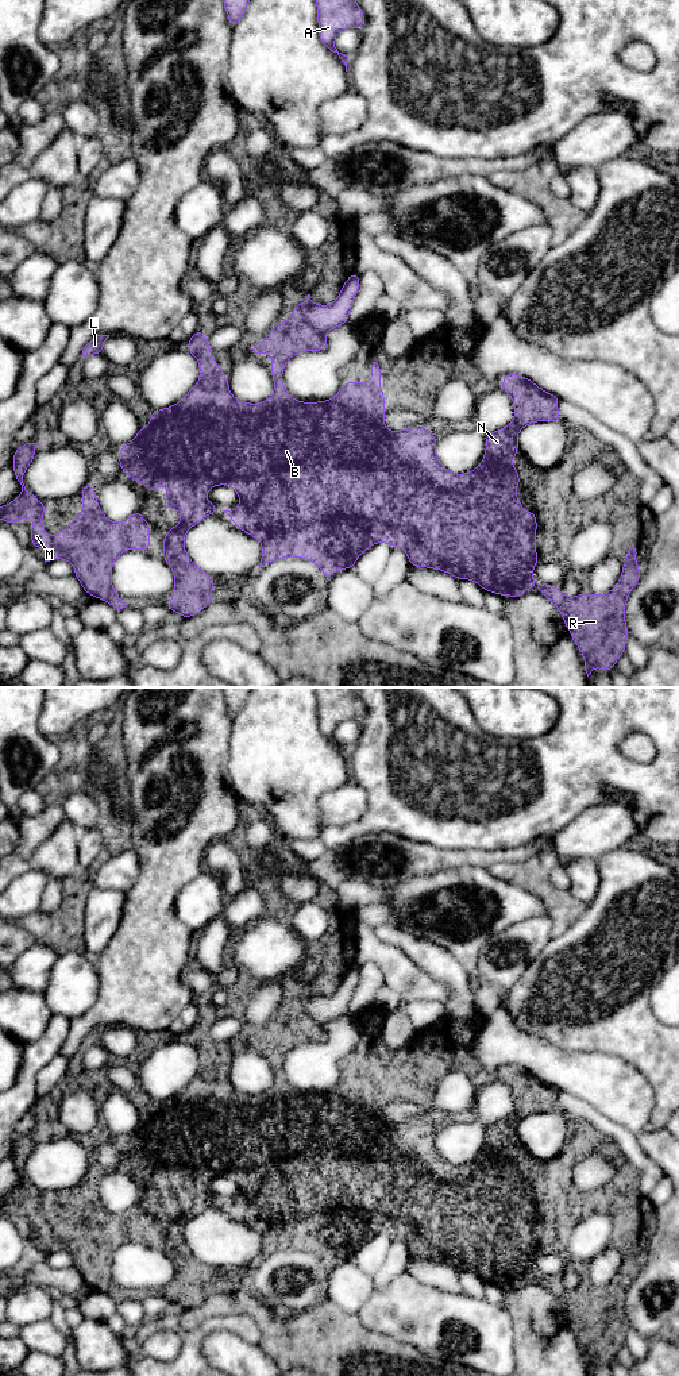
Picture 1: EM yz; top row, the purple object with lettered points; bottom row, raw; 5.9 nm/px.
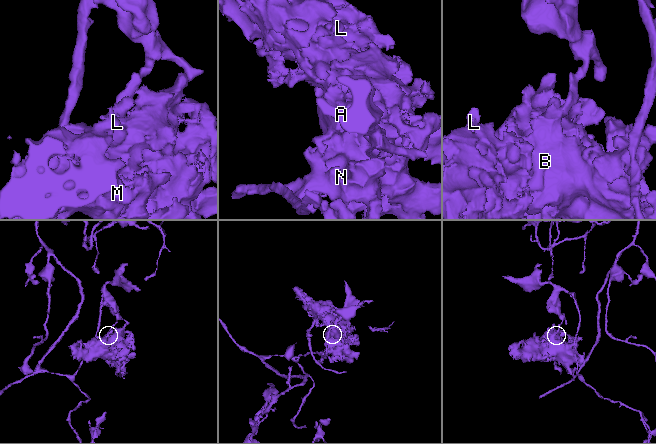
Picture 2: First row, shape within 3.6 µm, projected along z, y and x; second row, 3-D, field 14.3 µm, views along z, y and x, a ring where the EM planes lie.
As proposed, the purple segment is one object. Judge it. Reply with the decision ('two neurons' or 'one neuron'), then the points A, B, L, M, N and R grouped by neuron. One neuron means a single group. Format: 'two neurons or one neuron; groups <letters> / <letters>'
two neurons; groups A / B L M N R

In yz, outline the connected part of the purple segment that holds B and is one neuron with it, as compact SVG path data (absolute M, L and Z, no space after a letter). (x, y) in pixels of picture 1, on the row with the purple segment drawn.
M308 294L306 300L298 305L293 307L292 316L288 321L281 321L275 327L271 328L271 335L266 336L261 343L251 346L251 352L254 355L269 352L271 355L271 375L274 379L274 393L270 398L261 404L248 404L243 401L238 401L229 392L228 379L225 378L221 369L217 367L215 358L211 355L211 347L207 342L207 338L202 331L196 331L196 334L189 338L188 342L188 352L193 354L200 365L200 379L198 382L189 390L189 393L175 405L154 411L151 412L151 421L146 428L139 428L138 435L127 443L121 451L117 454L121 470L132 478L132 481L140 479L144 483L147 492L155 490L158 486L167 486L167 498L162 501L165 508L174 508L177 513L182 516L182 520L175 524L165 536L163 536L163 556L165 562L170 566L174 574L174 589L173 597L167 605L170 612L180 613L184 618L198 614L212 598L212 587L213 578L205 571L200 570L189 558L184 547L185 533L197 523L200 523L205 516L211 513L219 513L220 509L211 504L205 496L205 492L217 485L231 485L236 494L240 497L240 505L234 510L224 510L229 519L235 523L235 525L247 532L248 535L258 539L262 544L262 558L261 566L266 563L273 563L278 559L283 559L288 556L302 558L317 564L324 577L331 579L333 577L333 570L339 571L344 568L352 568L356 559L360 554L363 554L367 548L370 548L375 543L389 543L391 547L401 547L408 555L409 564L414 567L428 567L440 571L445 571L454 575L456 579L471 579L477 582L486 591L493 591L499 596L510 596L520 597L528 589L535 586L541 594L544 594L560 612L567 629L571 632L572 640L575 645L578 645L582 651L585 659L585 671L587 677L591 674L594 667L598 667L606 672L610 671L616 662L625 651L625 643L629 637L626 623L625 623L625 602L630 594L630 589L639 582L641 574L639 571L639 566L636 563L636 554L639 551L637 546L629 546L626 560L624 562L622 574L616 586L603 596L595 596L590 593L582 593L576 597L566 597L560 590L548 583L539 583L537 586L533 582L533 567L540 560L536 555L536 529L537 521L535 512L531 510L528 513L524 512L521 506L521 501L516 498L517 486L520 485L520 475L510 462L512 458L517 455L518 443L517 435L518 432L528 424L535 421L555 421L560 423L560 415L558 412L558 401L559 397L555 394L549 394L545 390L540 389L531 379L518 375L518 374L505 374L504 382L498 385L505 392L512 396L513 406L514 406L514 420L508 424L505 428L499 431L494 431L486 435L486 451L485 458L481 465L470 473L464 474L452 474L444 466L440 465L436 456L436 438L428 428L416 428L414 425L404 429L404 431L387 431L385 427L385 396L383 390L379 386L381 381L381 366L377 358L371 358L371 381L370 382L344 382L340 392L331 400L319 401L319 402L302 402L293 400L283 382L282 373L286 362L293 356L302 351L321 351L328 350L327 339L323 334L320 334L312 324L309 324L301 315L301 307L309 304L310 294Z

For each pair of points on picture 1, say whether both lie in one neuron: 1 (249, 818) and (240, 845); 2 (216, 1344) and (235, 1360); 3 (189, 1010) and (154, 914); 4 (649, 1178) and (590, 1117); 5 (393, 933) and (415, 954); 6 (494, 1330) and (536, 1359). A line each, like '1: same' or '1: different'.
1: same
2: same
3: different
4: same
5: same
6: different

